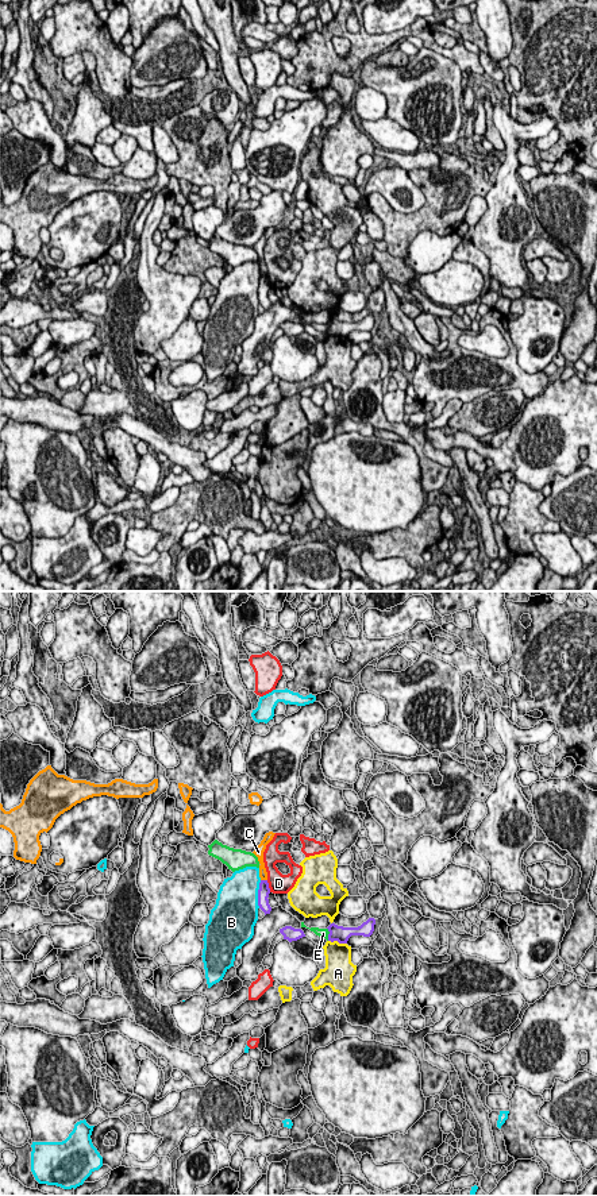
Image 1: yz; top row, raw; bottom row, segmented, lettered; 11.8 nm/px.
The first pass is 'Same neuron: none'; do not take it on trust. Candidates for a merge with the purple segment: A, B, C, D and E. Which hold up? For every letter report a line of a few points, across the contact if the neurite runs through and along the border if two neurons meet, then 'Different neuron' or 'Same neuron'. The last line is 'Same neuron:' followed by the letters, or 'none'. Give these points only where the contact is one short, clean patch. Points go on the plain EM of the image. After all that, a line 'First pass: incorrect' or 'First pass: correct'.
A: Different neuron
B: Different neuron
C: Line: yz (261, 274), (266, 276). Different neuron
D: Different neuron
E: Different neuron
Same neuron: none
First pass: correct

